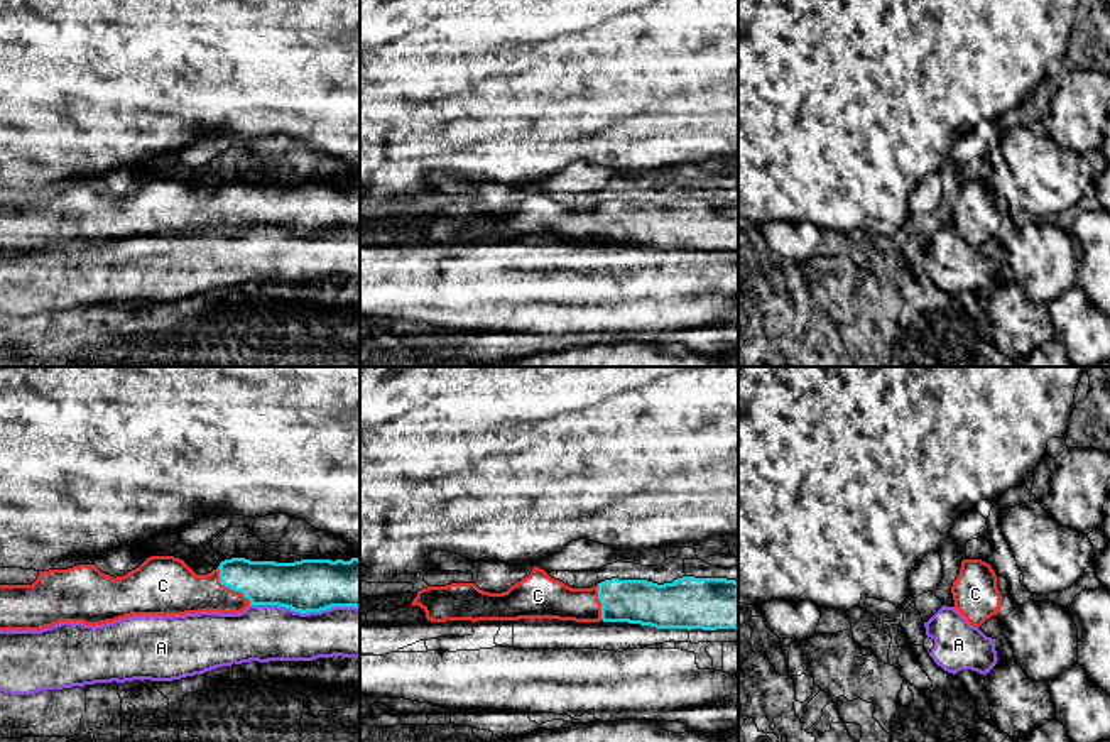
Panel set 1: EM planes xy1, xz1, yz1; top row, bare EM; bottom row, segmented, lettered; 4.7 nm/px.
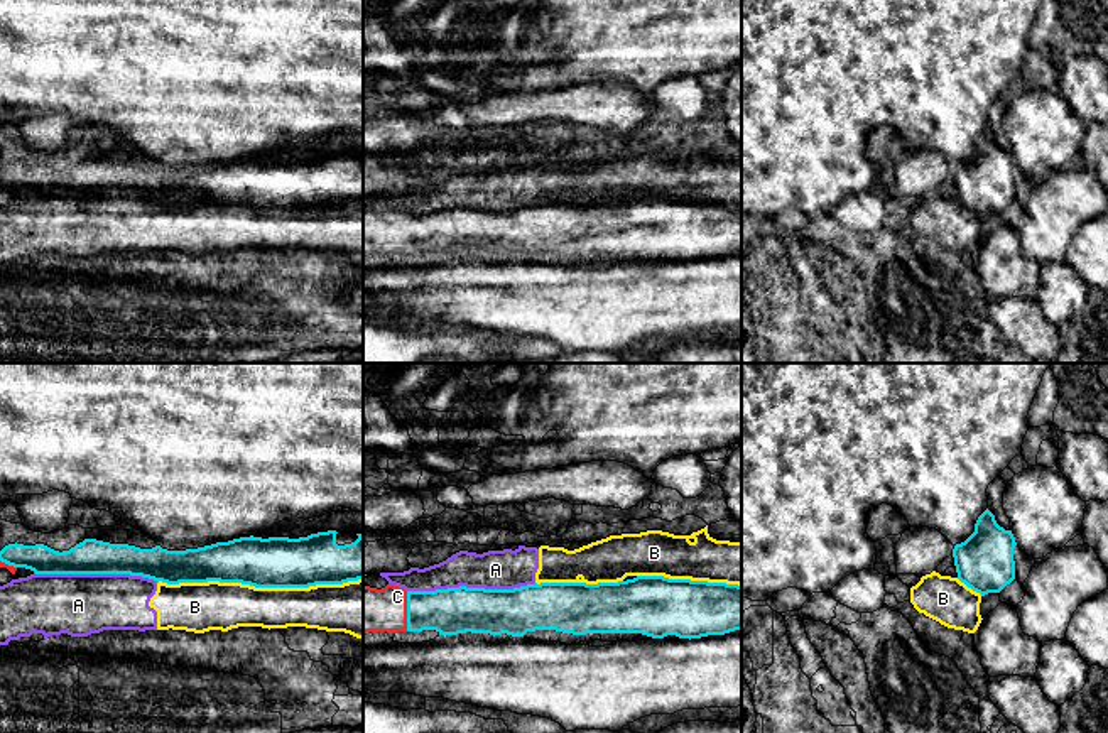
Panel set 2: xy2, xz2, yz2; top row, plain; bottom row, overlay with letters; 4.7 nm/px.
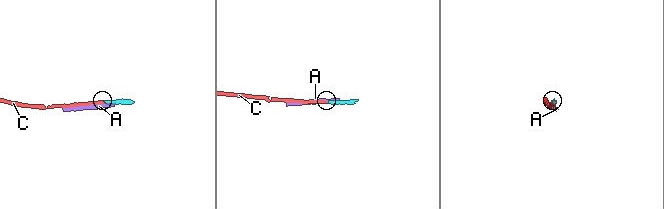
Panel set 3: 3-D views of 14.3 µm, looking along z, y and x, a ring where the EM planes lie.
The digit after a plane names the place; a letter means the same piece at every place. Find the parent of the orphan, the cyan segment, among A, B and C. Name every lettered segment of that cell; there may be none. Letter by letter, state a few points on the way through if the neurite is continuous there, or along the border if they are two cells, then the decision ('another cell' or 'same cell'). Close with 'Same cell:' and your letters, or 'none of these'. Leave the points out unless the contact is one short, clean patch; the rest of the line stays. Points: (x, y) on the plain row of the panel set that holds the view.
A: another cell
B: another cell
C: way xy1 (262, 203), (239, 203), (230, 208), (178, 212); same cell
Same cell: C

